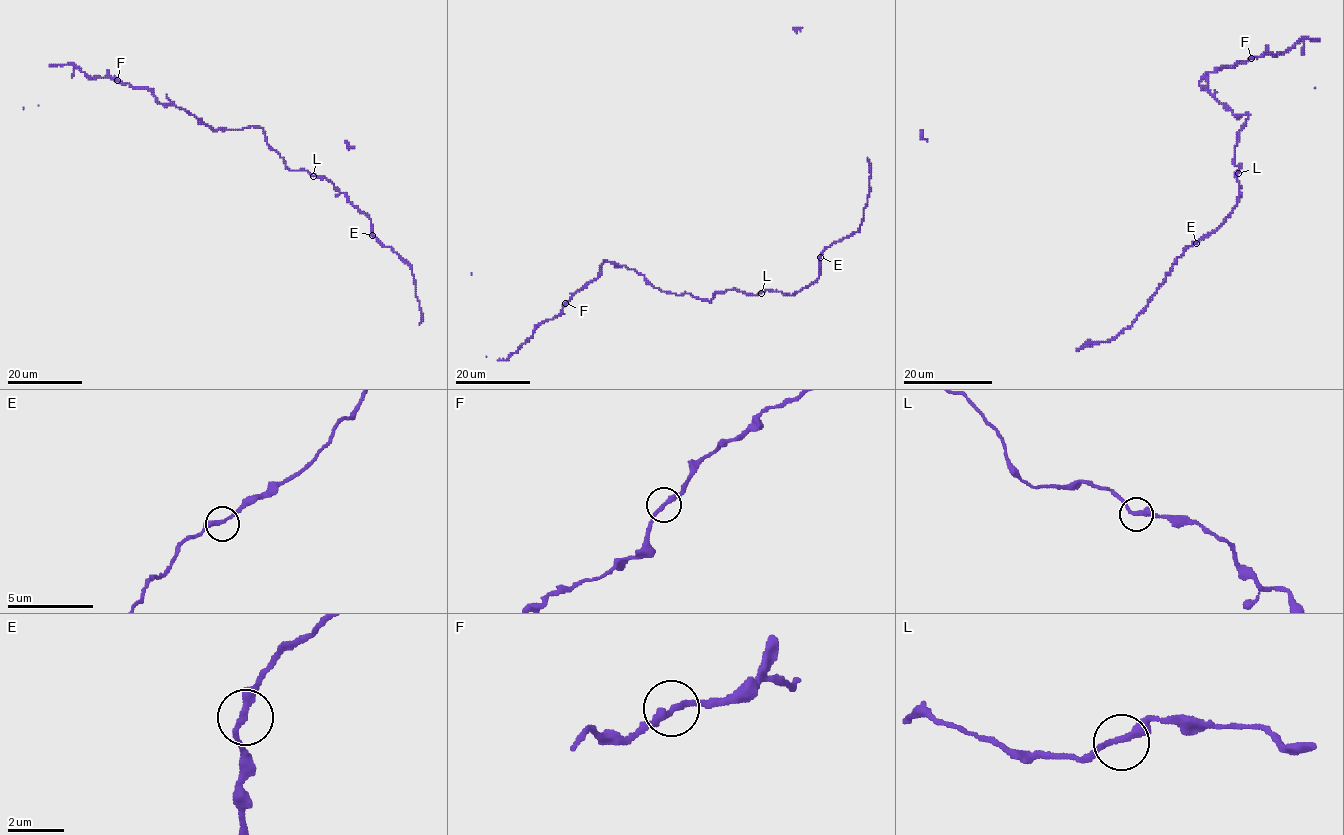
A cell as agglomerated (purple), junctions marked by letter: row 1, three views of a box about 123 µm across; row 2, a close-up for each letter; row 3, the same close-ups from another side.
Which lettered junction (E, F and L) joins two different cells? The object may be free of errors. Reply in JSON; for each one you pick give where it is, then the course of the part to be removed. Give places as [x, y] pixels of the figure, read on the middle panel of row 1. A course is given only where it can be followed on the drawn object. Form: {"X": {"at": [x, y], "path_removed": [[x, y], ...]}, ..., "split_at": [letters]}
{"F": {"at": [565, 303]}, "split_at": ["F"]}

